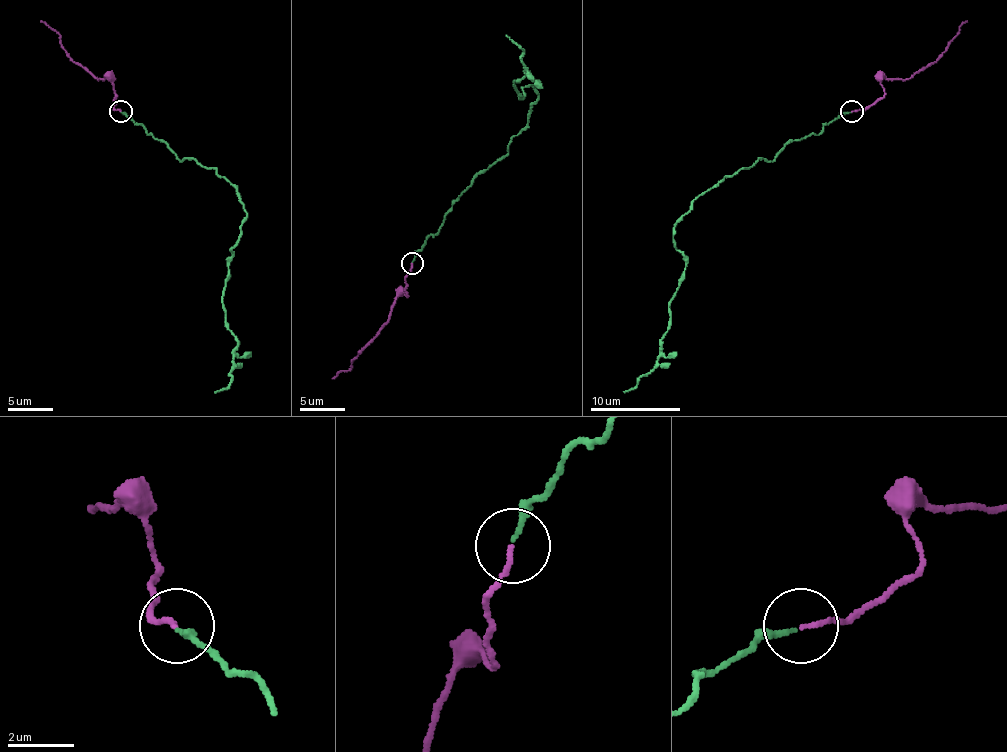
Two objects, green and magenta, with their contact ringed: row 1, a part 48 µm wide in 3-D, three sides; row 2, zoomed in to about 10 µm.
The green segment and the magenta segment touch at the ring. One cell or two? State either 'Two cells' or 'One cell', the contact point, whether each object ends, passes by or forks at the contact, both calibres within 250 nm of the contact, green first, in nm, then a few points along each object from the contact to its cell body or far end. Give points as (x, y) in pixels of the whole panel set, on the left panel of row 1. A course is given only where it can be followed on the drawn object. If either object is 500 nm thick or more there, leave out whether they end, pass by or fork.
One cell. Place: (121, 111). At the ring green ends. At the ring magenta ends. Thickness 150 nm (green) against 120 nm. Course of green: (120, 113), (181, 160), (213, 167), (242, 201), (247, 219), (222, 298), (238, 343), (231, 382), (215, 391). Course of magenta: (120, 110), (113, 106), (116, 95), (109, 79), (97, 79), (64, 49), (59, 36), (41, 20)

